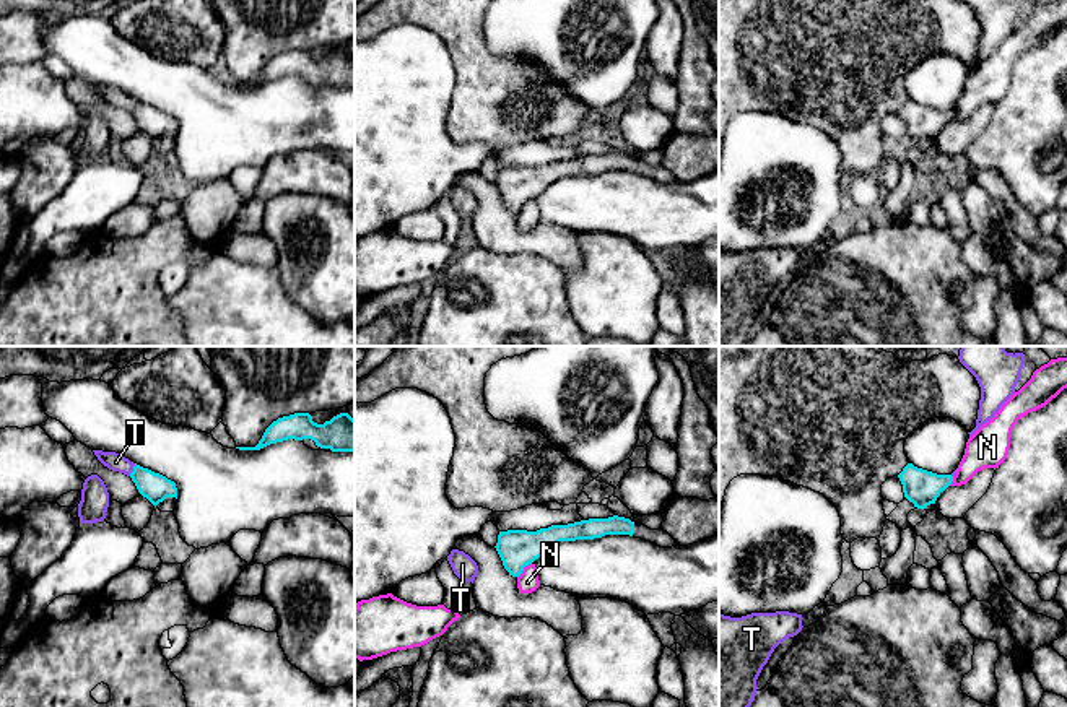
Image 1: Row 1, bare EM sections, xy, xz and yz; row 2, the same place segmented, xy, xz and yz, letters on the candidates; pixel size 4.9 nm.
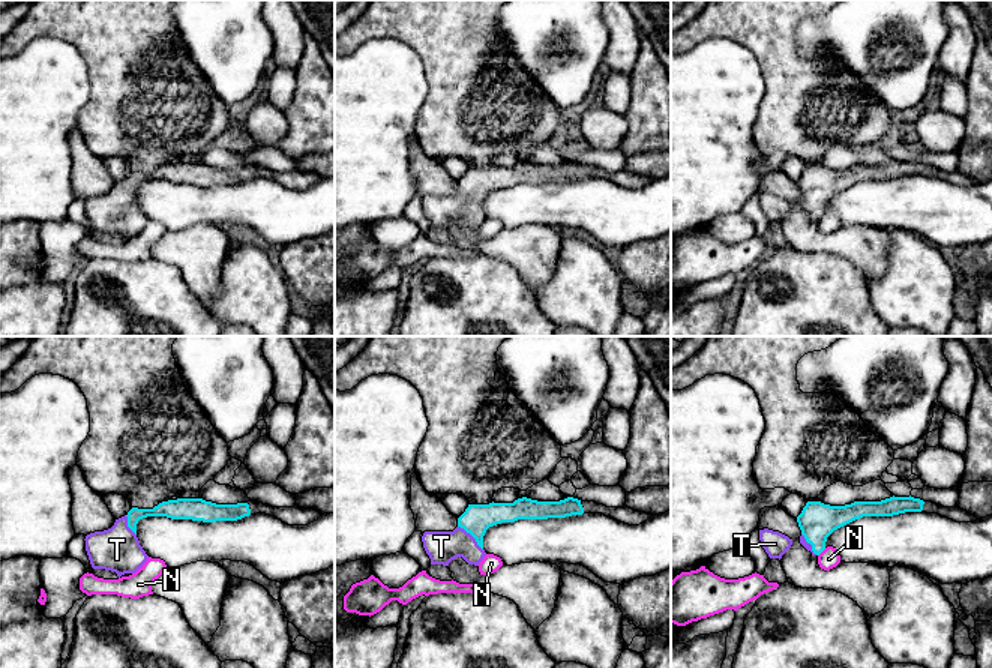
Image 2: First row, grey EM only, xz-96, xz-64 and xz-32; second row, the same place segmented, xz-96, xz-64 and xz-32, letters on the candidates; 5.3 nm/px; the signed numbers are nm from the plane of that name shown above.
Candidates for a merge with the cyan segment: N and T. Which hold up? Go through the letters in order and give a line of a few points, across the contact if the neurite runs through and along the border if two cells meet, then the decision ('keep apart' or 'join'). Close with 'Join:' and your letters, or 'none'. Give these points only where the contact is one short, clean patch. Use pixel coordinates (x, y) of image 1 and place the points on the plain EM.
N: keep apart
T: line xy (153, 122), (134, 106), (116, 98); join
Join: T

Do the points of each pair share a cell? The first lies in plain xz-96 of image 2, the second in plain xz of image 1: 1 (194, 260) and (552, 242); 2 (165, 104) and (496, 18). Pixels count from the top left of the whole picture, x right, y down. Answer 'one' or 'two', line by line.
1: one
2: two

